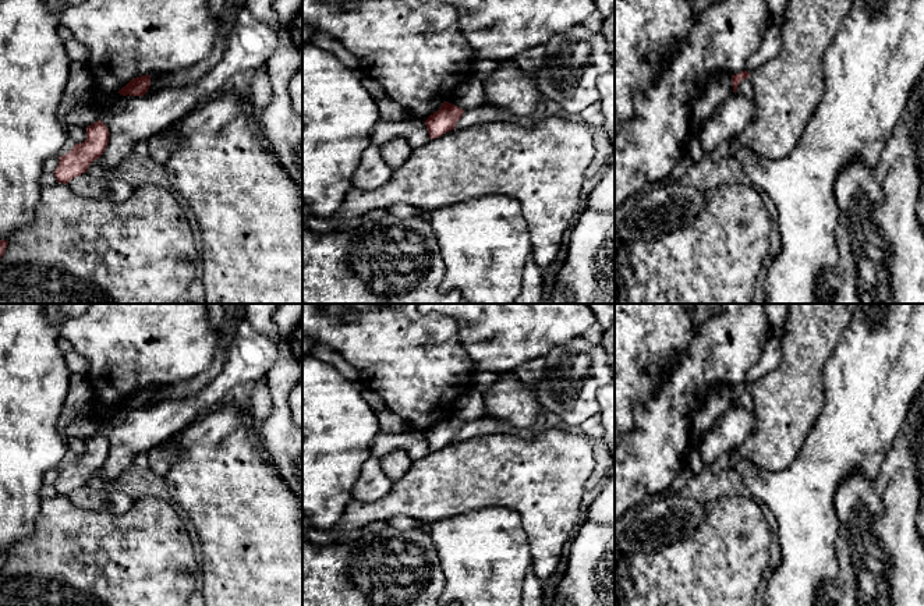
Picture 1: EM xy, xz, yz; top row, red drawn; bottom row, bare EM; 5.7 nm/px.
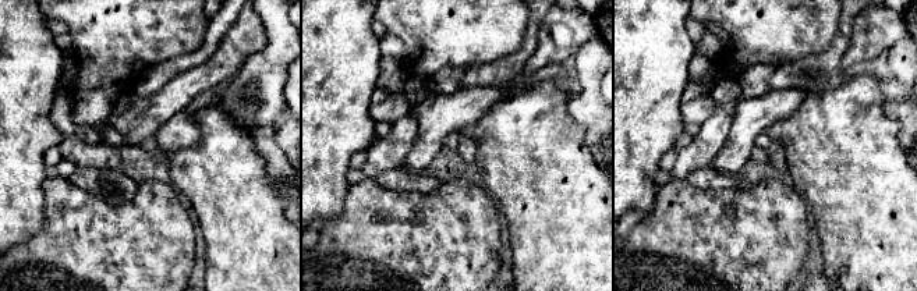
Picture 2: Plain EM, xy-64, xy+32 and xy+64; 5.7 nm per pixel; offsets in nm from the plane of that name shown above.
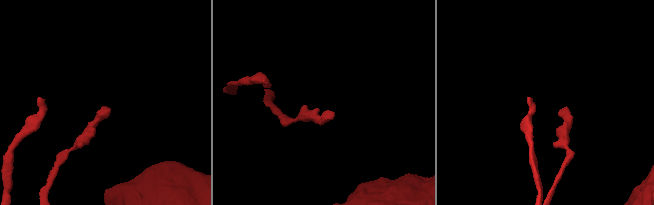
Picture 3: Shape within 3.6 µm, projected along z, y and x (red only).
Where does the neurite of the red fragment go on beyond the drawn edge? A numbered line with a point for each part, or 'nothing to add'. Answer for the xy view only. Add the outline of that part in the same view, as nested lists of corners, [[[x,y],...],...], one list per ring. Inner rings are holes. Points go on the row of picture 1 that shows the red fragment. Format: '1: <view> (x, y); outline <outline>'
nothing to add

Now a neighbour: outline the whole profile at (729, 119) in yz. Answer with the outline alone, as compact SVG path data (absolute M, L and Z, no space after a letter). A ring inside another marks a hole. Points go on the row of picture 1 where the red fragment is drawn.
M733 92L702 124L698 138L704 150L711 153L718 145L736 139L755 116L757 107L753 99Z

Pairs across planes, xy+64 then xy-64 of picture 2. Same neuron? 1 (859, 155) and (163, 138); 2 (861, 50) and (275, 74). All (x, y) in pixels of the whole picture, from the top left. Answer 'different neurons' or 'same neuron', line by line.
1: different neurons
2: different neurons

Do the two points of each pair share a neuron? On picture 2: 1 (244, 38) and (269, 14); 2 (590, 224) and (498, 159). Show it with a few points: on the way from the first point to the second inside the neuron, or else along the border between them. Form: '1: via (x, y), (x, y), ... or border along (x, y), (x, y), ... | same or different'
1: border along (257, 14), (265, 29), (266, 43), (252, 53) | different
2: via (567, 208), (520, 160) | same

